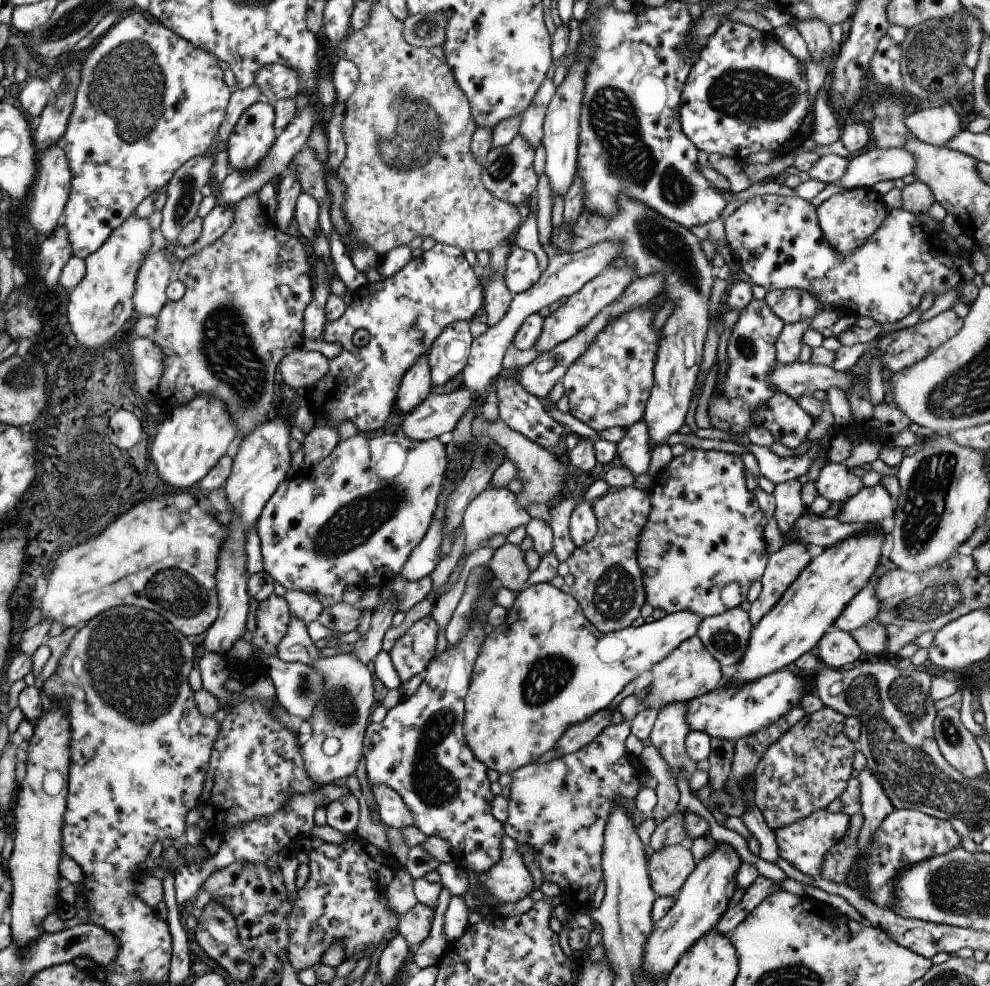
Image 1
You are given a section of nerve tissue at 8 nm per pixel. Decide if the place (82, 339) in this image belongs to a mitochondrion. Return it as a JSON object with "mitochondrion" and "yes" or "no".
{"mitochondrion":"no"}

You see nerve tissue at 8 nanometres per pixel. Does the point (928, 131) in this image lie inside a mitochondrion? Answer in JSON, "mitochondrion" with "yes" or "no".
{"mitochondrion":"no"}

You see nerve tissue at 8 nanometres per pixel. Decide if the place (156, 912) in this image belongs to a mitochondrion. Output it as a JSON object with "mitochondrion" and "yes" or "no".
{"mitochondrion":"no"}

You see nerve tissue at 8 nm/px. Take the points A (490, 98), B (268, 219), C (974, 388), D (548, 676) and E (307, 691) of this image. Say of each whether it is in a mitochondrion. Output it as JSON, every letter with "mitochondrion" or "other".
{"A":"other","B":"other","C":"mitochondrion","D":"mitochondrion","E":"mitochondrion"}

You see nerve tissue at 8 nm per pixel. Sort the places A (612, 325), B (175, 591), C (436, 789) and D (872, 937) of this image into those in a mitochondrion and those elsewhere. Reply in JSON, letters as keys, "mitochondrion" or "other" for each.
{"A":"other","B":"mitochondrion","C":"mitochondrion","D":"other"}

